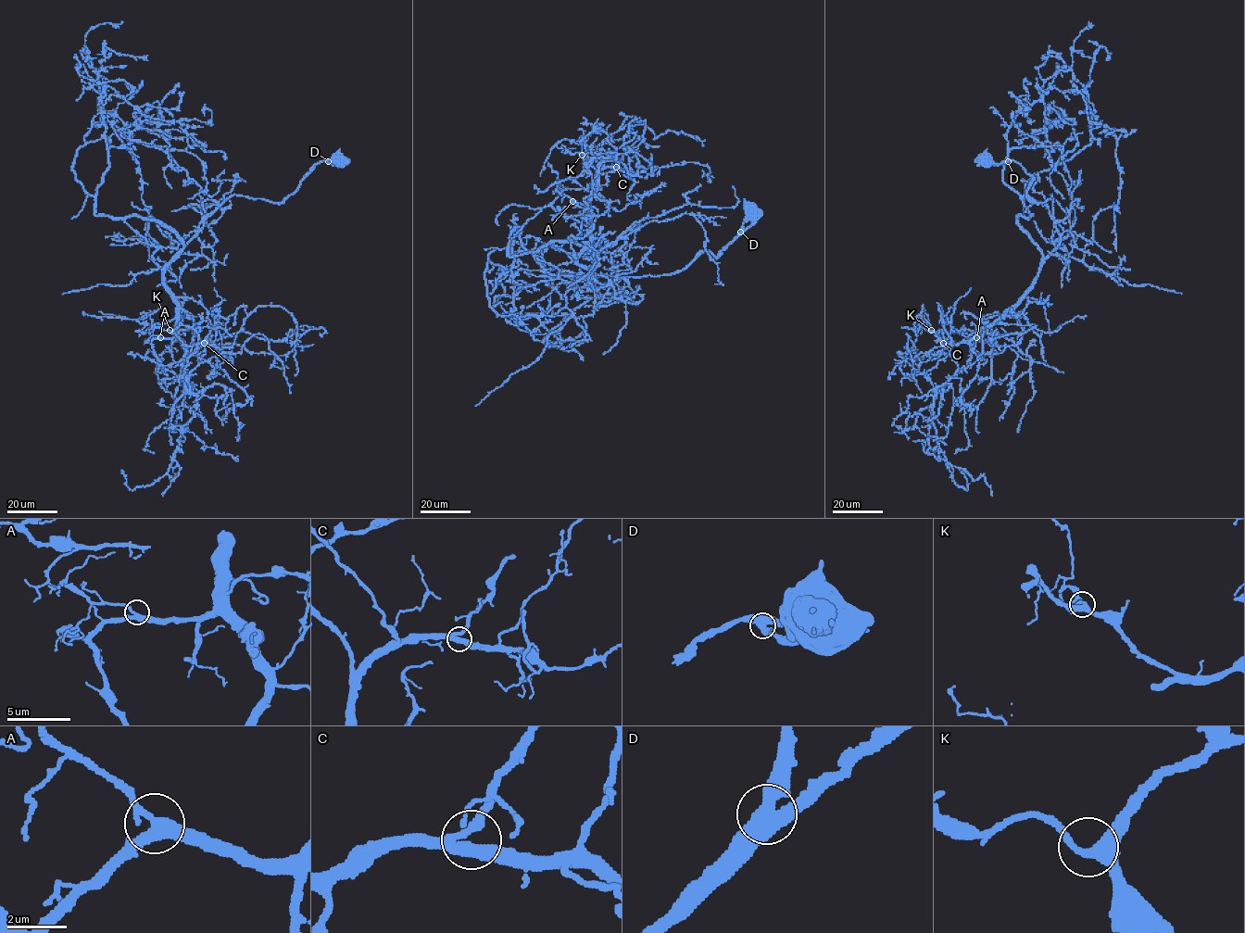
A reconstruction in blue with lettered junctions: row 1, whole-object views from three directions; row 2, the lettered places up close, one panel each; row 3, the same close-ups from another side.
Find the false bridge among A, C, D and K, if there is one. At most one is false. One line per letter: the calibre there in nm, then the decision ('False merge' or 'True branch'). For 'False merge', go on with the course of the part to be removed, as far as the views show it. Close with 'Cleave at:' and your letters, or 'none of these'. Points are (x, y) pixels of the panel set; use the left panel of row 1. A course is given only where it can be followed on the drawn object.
A: Thickness 340 nm. True branch
C: Thickness 320 nm. True branch
D: Thickness 340 nm. True branch
K: Thickness 320 nm. True branch
Cleave at: none of these

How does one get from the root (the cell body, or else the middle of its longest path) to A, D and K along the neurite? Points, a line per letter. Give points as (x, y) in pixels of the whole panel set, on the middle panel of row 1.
A: (750, 208), (717, 257), (704, 252), (671, 273), (601, 284), (575, 261), (590, 240), (589, 204), (572, 201)
D: (750, 208), (748, 208), (741, 233)
K: (750, 208), (717, 257), (704, 252), (671, 273), (601, 284), (575, 261), (591, 240), (595, 181), (582, 155)

